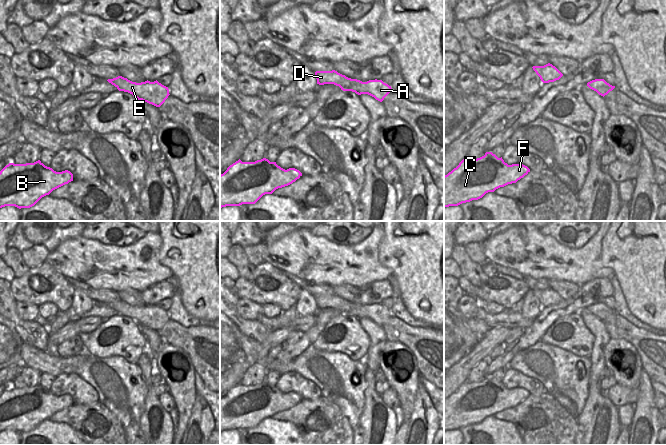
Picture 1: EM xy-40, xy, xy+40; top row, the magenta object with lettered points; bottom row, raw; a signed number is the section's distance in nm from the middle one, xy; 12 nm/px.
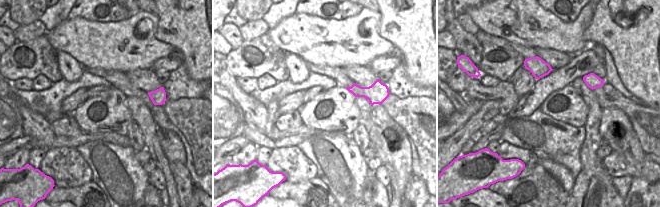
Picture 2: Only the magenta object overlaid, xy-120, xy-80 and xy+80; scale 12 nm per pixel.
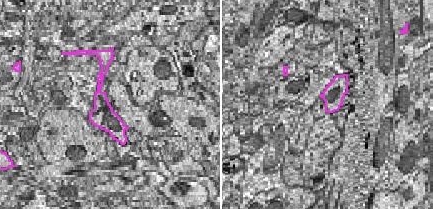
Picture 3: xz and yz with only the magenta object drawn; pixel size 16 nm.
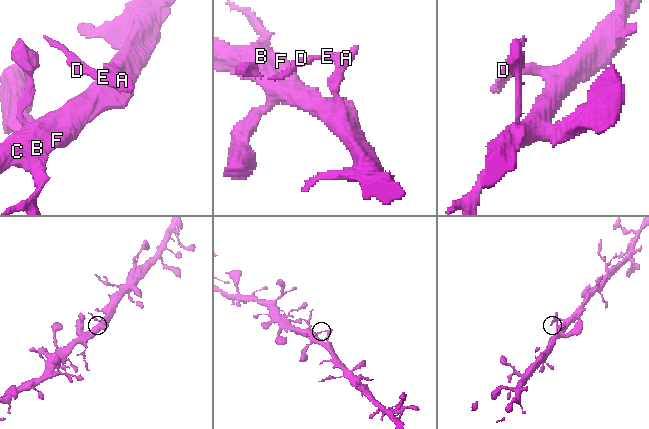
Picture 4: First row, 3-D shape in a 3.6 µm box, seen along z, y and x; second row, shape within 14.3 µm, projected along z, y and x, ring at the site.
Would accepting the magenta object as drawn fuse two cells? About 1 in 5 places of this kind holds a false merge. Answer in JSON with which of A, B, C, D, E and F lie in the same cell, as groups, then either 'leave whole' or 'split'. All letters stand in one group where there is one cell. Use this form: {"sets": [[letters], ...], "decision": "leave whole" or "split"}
{"sets": [["A", "B", "C", "D", "E", "F"]], "decision": "leave whole"}

